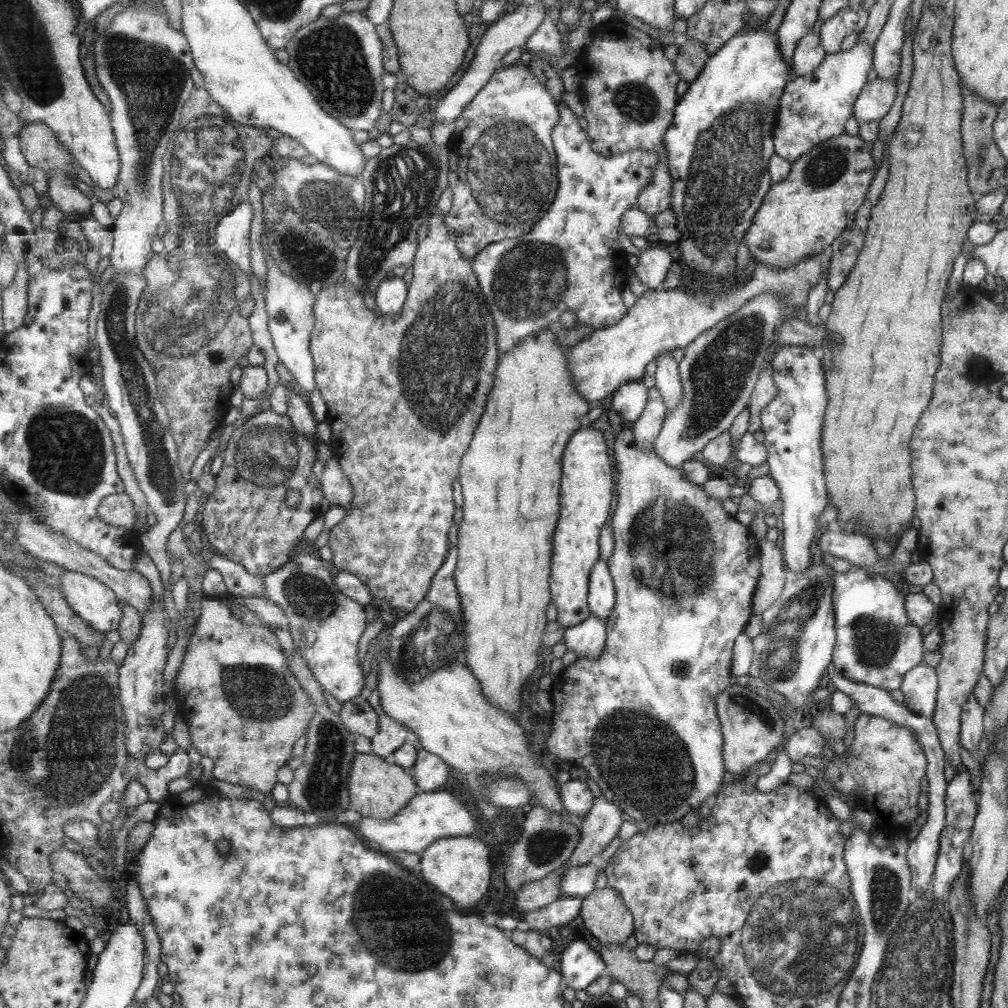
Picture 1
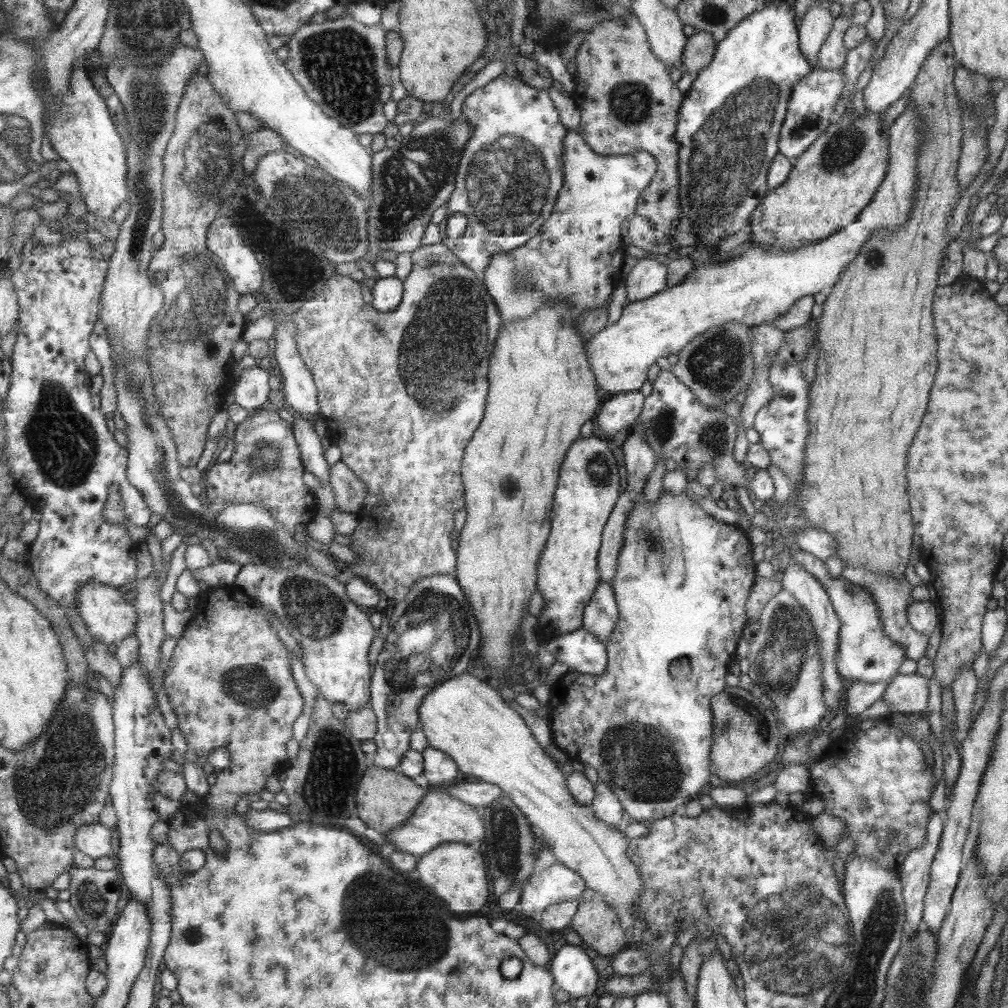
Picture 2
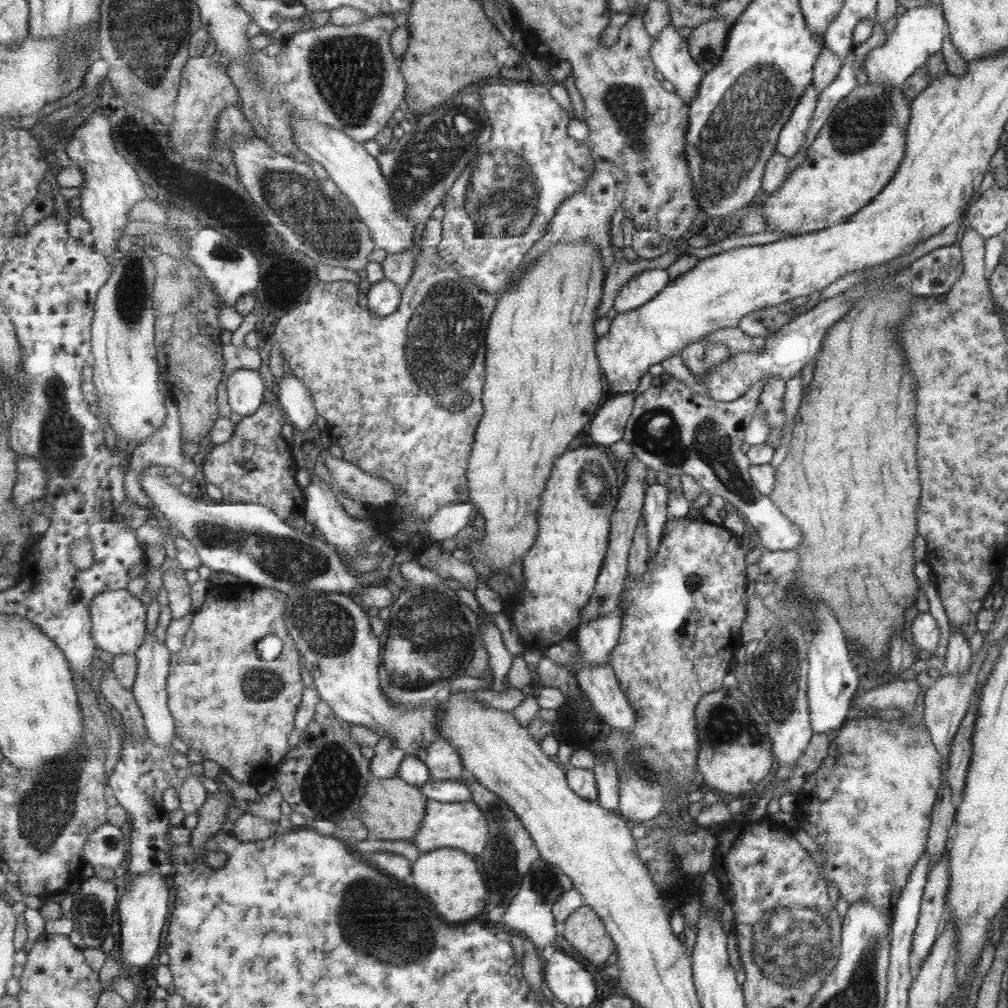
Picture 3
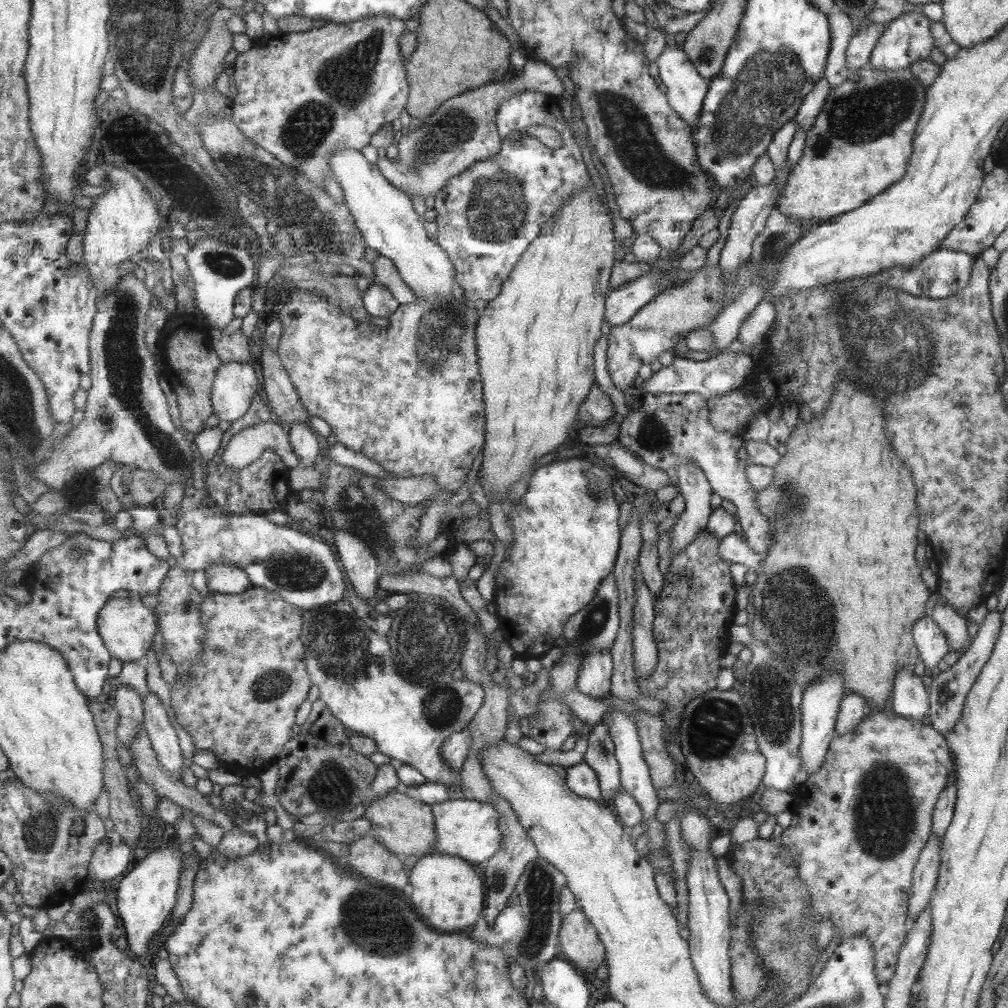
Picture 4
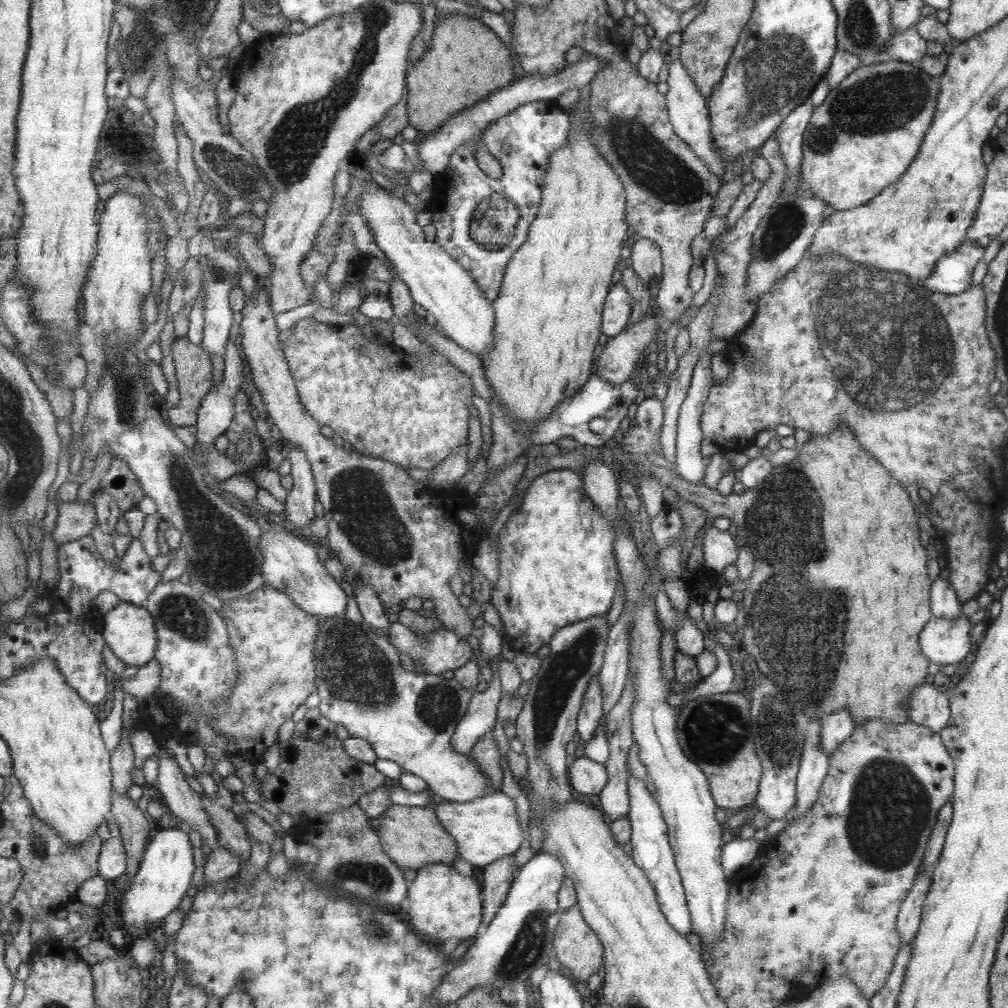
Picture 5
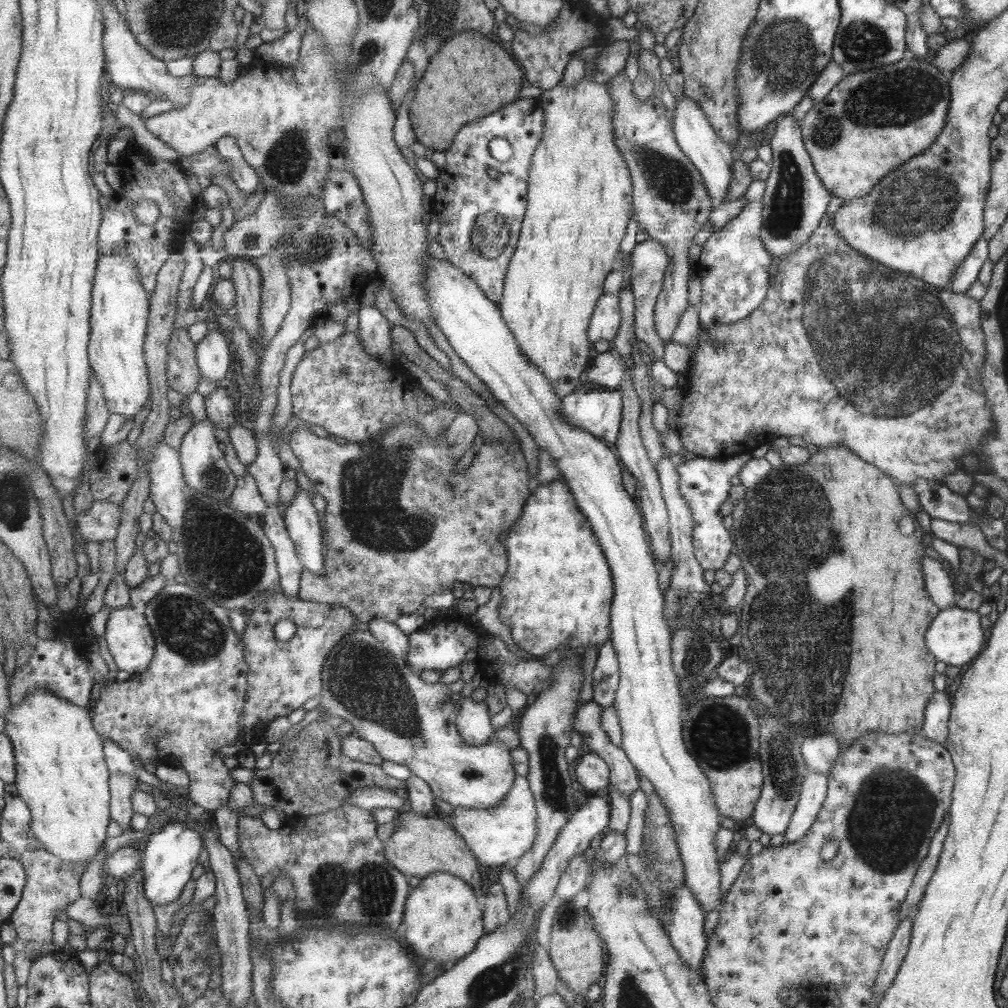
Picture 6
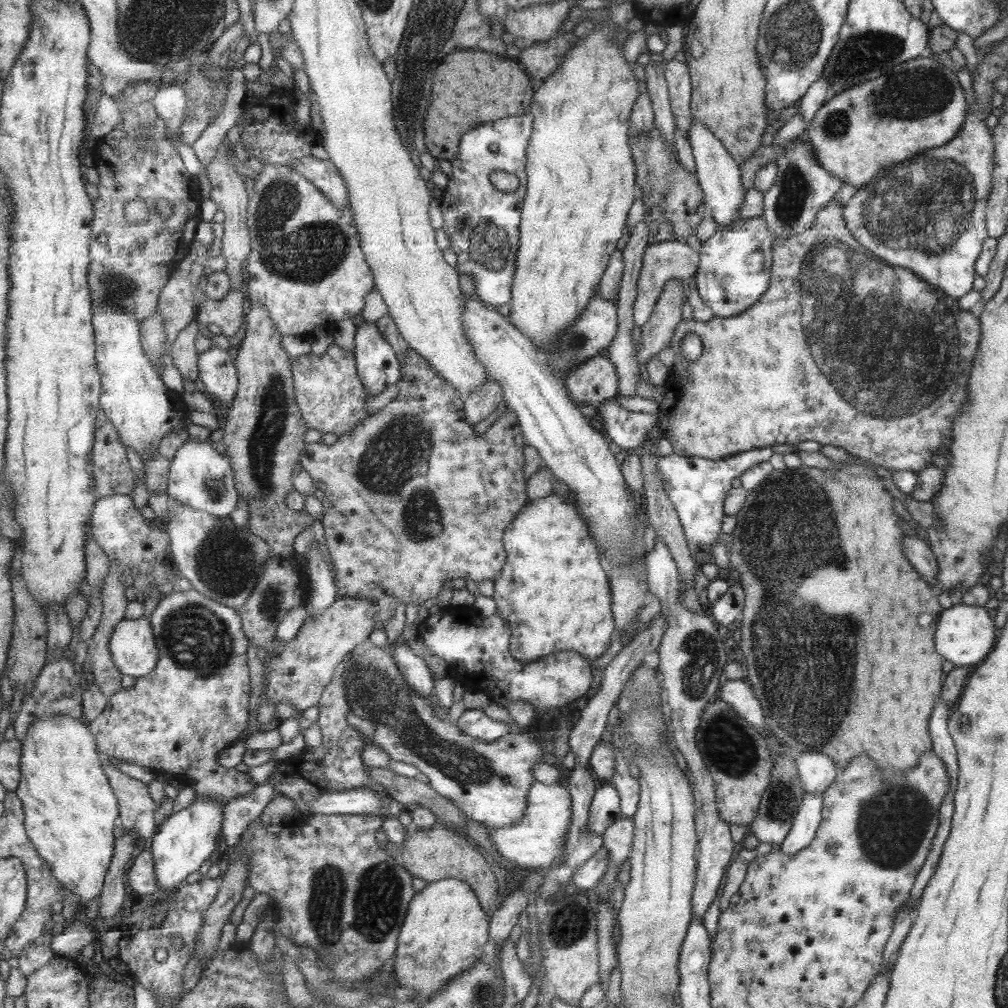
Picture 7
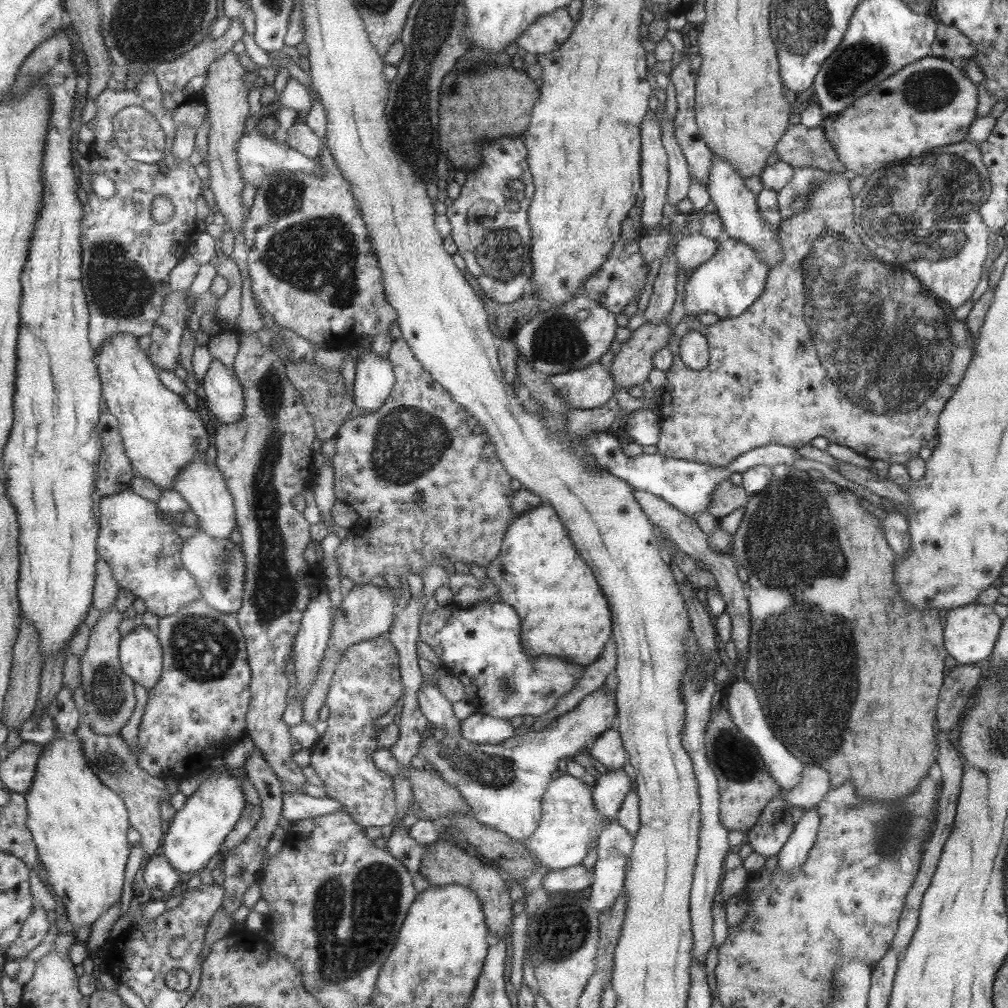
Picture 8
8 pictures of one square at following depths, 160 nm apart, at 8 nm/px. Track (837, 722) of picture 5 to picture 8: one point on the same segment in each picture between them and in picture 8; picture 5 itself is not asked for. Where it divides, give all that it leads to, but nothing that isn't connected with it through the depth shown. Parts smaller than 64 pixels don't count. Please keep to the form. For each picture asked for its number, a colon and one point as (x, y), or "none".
6: (818, 753)
7: (816, 771)
8: (813, 784)

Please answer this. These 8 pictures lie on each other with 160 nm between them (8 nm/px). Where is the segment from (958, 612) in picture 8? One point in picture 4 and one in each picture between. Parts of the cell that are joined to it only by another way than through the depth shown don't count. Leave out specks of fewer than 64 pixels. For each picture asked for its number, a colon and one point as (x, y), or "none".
4: (931, 642)
5: (945, 641)
6: (955, 638)
7: (964, 635)

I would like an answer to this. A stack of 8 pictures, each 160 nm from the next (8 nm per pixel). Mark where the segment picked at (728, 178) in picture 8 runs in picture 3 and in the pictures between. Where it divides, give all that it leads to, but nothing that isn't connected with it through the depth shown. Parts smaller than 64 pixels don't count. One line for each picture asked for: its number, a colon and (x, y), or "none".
3: (670, 53)
4: (686, 87)
5: (688, 110)
6: (711, 155)
7: (719, 176)

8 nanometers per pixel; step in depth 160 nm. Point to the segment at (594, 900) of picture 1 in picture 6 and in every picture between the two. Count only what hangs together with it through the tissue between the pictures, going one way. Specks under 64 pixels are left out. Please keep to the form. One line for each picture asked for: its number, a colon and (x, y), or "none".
2: (597, 922)
3: (585, 930)
4: (581, 944)
5: (581, 952)
6: (578, 951)

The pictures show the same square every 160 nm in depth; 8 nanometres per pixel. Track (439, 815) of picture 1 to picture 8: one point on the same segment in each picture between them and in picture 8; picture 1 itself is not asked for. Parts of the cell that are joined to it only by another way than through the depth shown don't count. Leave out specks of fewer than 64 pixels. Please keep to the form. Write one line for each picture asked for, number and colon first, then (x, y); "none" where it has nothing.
2: (441, 818)
3: (464, 826)
4: (469, 829)
5: (487, 829)
6: (498, 837)
7: (535, 841)
8: (571, 822)

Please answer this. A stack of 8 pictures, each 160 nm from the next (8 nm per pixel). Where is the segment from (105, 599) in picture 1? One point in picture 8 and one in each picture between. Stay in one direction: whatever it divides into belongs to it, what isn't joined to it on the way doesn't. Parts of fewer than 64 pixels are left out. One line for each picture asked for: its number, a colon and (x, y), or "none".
2: (110, 619)
3: (119, 619)
4: (128, 626)
5: (130, 631)
6: (129, 636)
7: (133, 644)
8: (141, 653)

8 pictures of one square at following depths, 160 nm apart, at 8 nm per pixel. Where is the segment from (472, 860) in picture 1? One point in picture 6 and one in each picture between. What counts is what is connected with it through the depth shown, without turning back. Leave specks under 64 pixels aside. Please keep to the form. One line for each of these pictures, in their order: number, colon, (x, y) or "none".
2: (457, 871)
3: (451, 877)
4: (449, 894)
5: (446, 905)
6: (445, 923)

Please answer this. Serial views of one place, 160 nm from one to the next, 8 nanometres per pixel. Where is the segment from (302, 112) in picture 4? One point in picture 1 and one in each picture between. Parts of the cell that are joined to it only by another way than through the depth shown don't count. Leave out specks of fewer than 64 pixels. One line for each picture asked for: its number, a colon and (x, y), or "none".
1: (340, 59)
2: (344, 65)
3: (356, 87)

